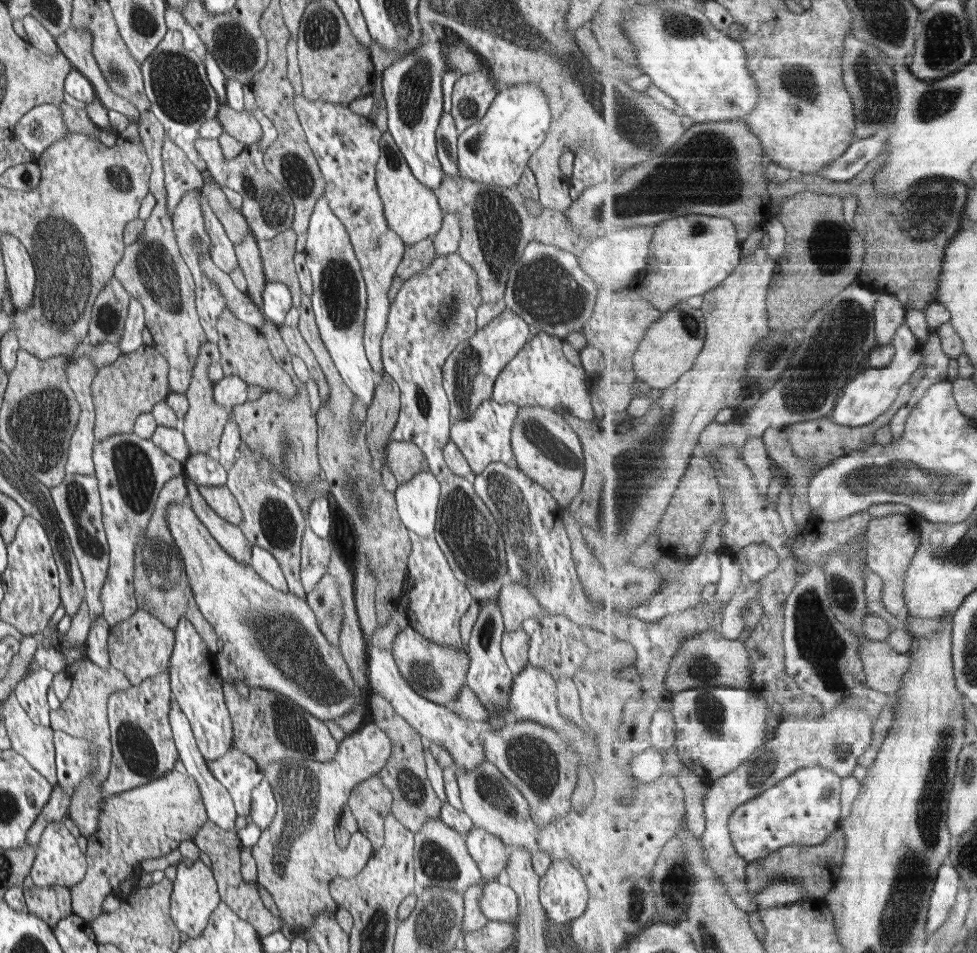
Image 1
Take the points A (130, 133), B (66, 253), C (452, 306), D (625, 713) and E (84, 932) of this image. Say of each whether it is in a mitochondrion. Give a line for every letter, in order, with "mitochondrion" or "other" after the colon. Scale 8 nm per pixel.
A: other
B: mitochondrion
C: mitochondrion
D: other
E: other

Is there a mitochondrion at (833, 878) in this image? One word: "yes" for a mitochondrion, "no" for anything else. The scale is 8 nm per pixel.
no

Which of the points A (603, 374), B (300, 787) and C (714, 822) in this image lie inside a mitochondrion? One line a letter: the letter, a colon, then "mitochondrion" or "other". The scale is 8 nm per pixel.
A: other
B: mitochondrion
C: other

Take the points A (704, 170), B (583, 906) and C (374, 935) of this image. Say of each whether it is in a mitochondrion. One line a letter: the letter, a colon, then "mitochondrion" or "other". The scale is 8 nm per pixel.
A: mitochondrion
B: other
C: mitochondrion

